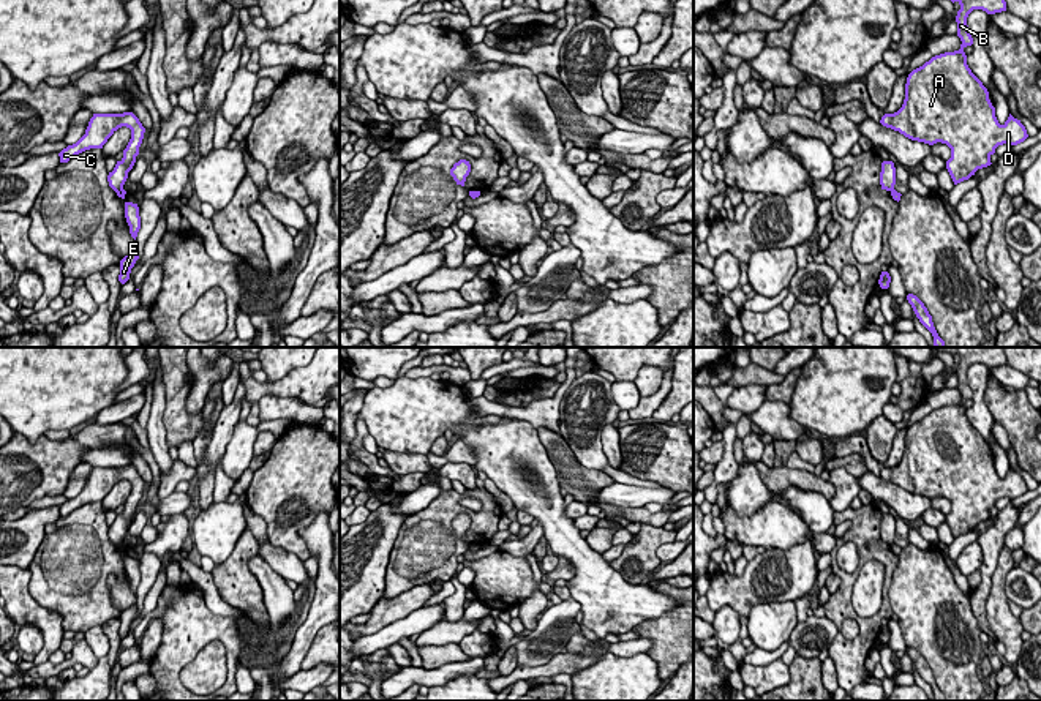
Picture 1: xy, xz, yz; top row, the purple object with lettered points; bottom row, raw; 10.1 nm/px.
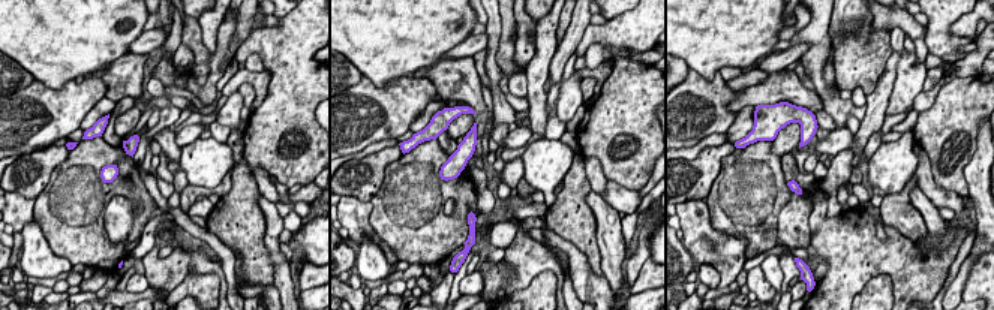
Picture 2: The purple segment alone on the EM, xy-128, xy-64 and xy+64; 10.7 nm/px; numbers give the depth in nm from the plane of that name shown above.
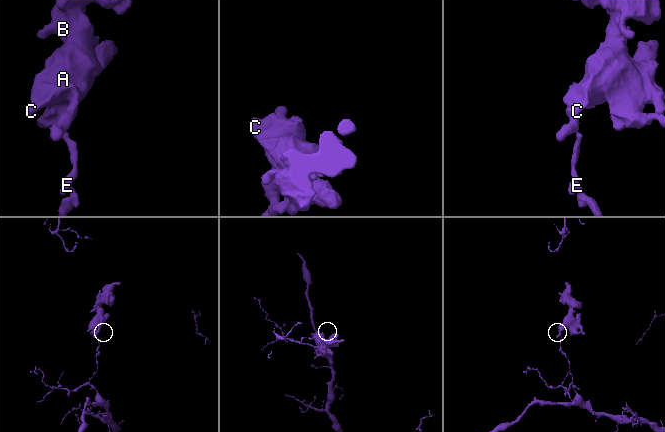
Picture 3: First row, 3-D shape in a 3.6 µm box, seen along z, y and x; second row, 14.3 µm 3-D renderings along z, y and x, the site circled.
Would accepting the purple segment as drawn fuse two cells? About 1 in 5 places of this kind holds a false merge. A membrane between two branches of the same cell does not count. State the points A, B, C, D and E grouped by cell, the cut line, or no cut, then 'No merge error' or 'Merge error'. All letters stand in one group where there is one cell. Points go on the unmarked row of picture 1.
Groups: A B C D / E. Split along xy (122, 542), (116, 545). Merge error

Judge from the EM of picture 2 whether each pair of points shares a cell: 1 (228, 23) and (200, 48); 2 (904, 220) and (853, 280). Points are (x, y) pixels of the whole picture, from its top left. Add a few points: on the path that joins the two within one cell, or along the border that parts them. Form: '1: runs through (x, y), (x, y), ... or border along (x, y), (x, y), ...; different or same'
1: runs through (225, 33), (222, 45), (210, 54); same
2: border along (883, 223), (909, 238), (925, 240); different

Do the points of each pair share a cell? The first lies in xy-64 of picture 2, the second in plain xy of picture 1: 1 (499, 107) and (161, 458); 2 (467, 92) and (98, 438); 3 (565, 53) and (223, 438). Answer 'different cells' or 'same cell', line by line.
1: same cell
2: same cell
3: same cell

